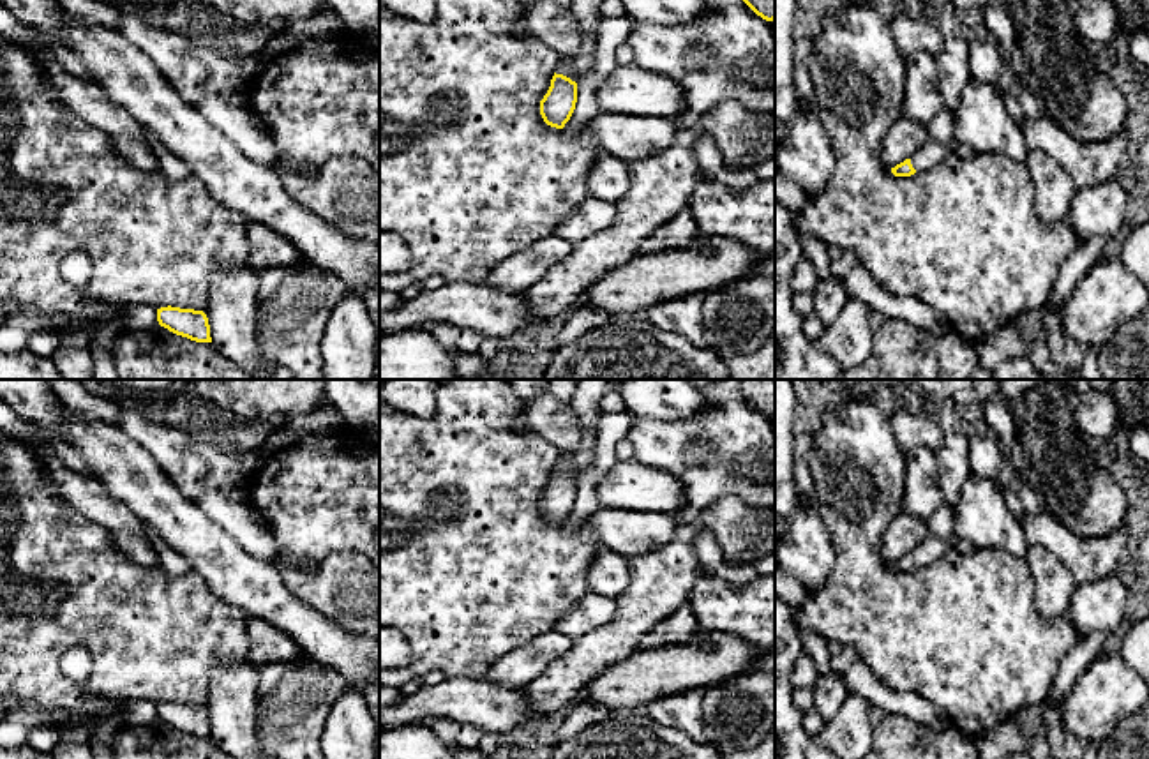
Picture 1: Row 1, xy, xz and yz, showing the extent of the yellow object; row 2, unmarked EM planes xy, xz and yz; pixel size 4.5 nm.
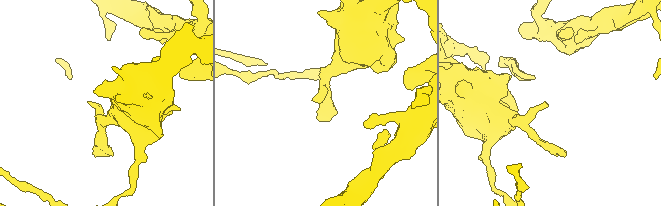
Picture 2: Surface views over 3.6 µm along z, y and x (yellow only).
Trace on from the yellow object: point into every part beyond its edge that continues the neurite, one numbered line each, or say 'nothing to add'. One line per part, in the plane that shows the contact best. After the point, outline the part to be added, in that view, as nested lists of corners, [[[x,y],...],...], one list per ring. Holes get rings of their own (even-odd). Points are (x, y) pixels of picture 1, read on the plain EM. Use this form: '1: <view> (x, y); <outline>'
1: yz (931, 549); [[[928,533],[925,540],[911,551],[911,560],[916,567],[925,567],[948,552],[951,552],[950,544]]]

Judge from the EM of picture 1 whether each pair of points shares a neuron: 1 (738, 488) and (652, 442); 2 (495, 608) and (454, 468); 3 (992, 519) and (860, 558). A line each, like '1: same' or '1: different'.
1: same
2: same
3: different

